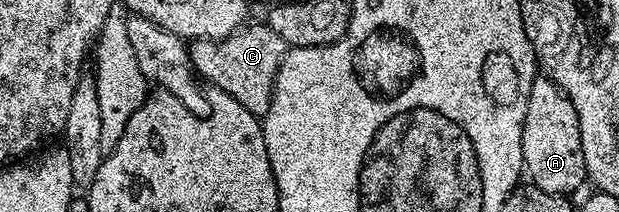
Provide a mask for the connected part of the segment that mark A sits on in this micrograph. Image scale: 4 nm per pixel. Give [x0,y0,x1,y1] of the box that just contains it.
[522,77,588,196]

